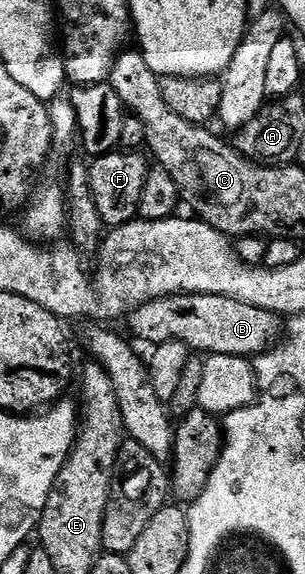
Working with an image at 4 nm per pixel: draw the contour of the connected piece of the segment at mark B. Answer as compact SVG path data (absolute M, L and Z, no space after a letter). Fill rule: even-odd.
M178 293L174 297L157 297L129 314L129 321L131 331L140 340L150 341L151 346L179 341L198 355L236 355L254 359L259 353L273 349L284 336L284 321L279 314L224 295Z

